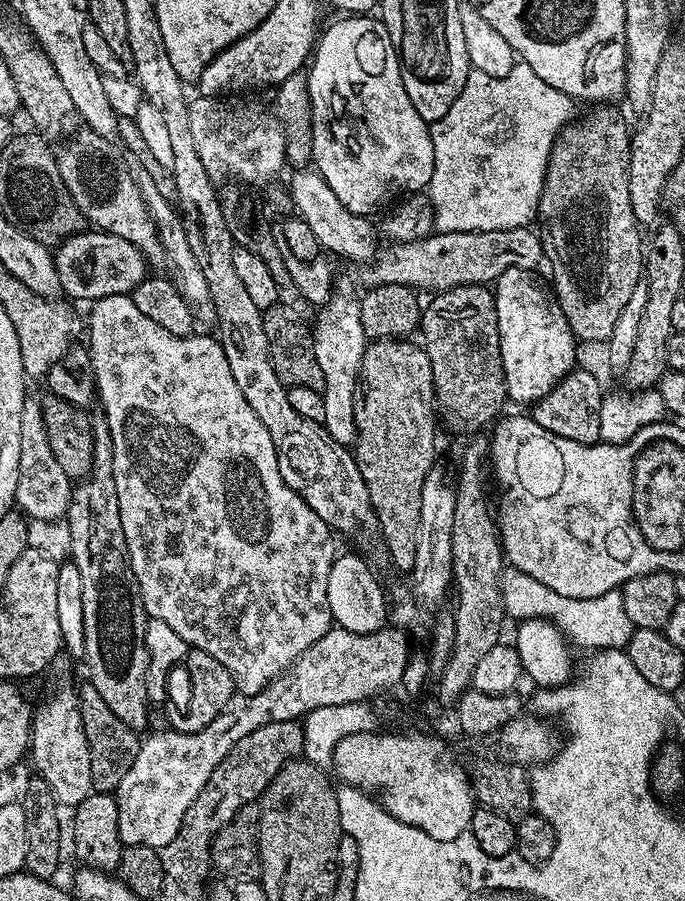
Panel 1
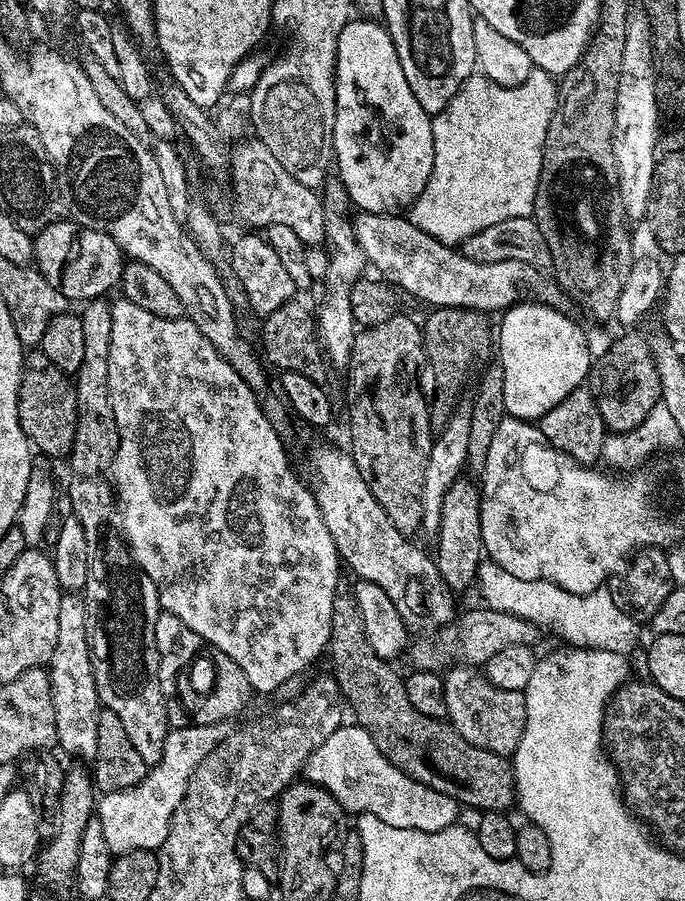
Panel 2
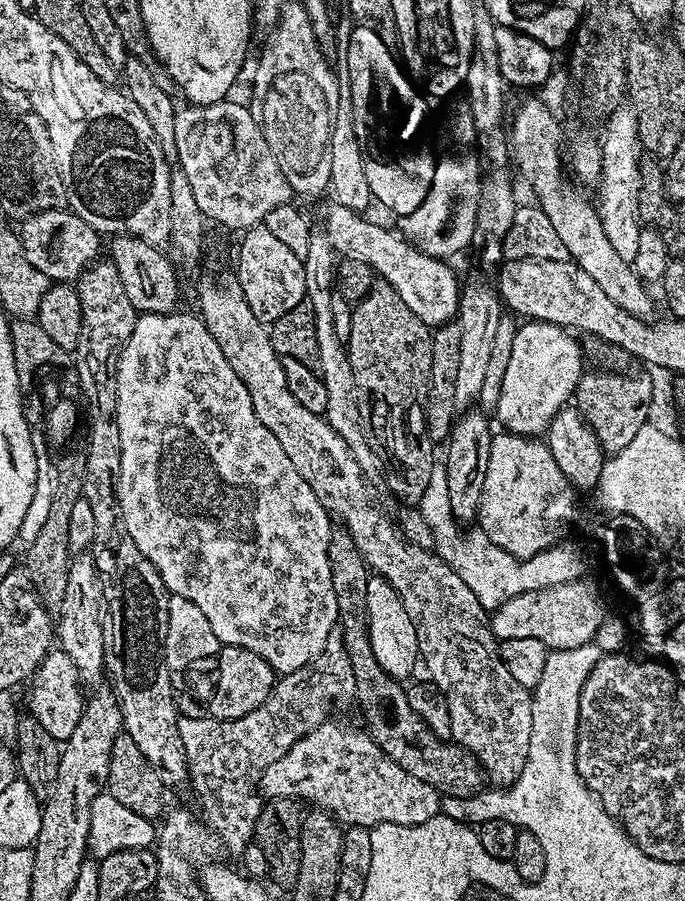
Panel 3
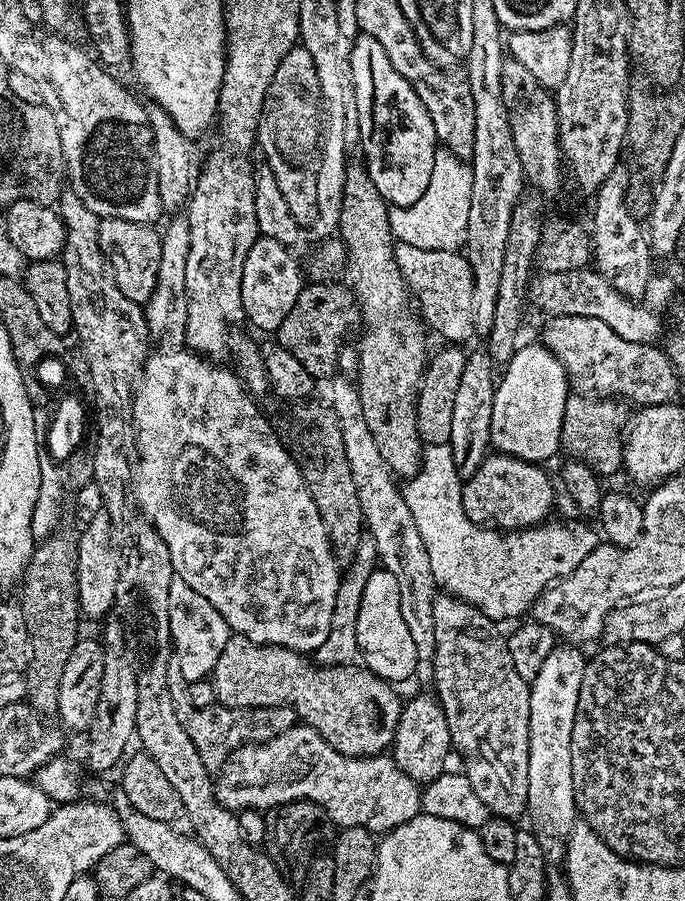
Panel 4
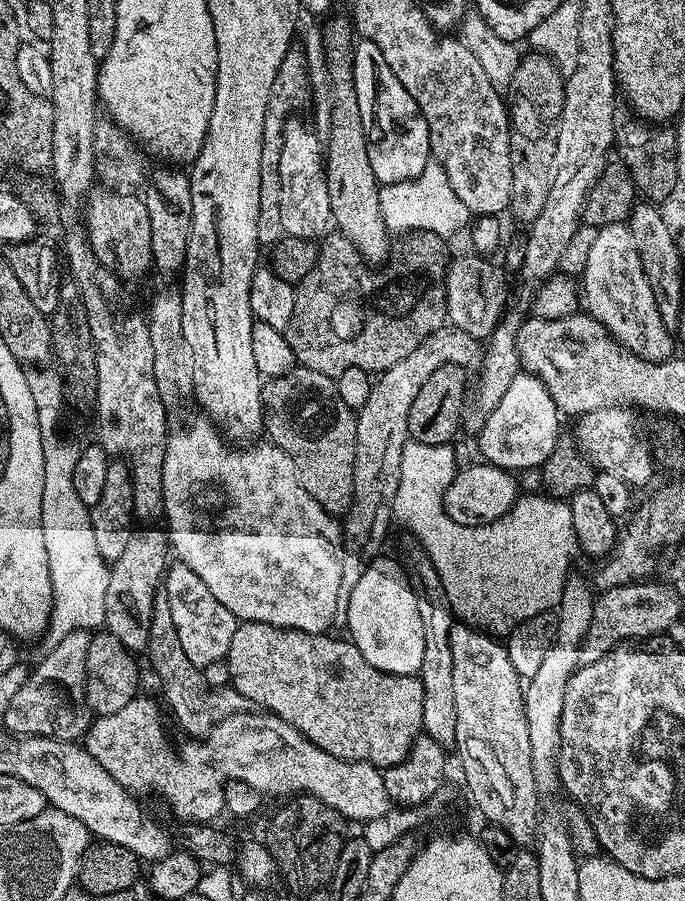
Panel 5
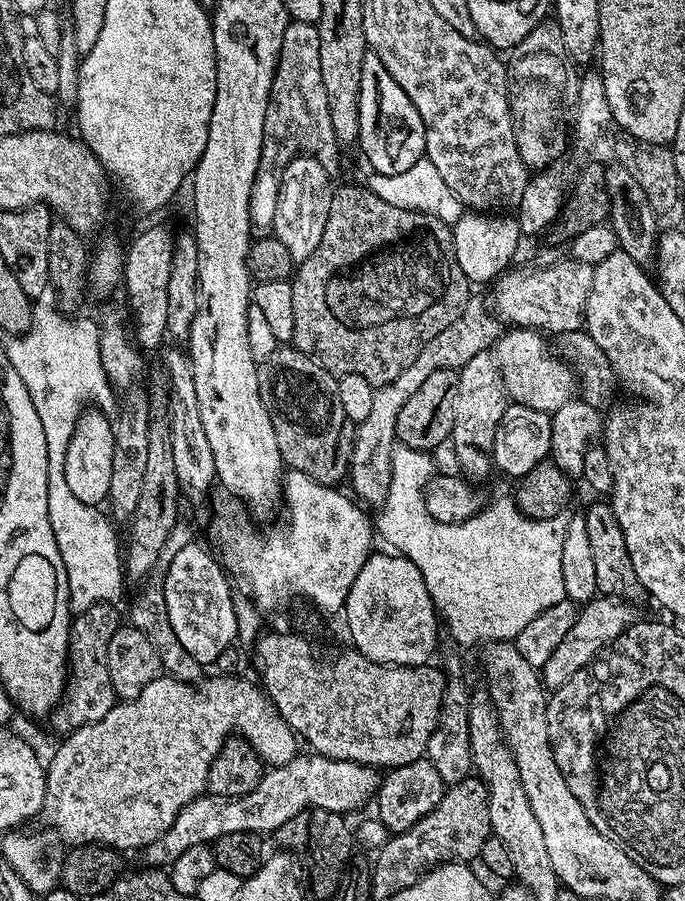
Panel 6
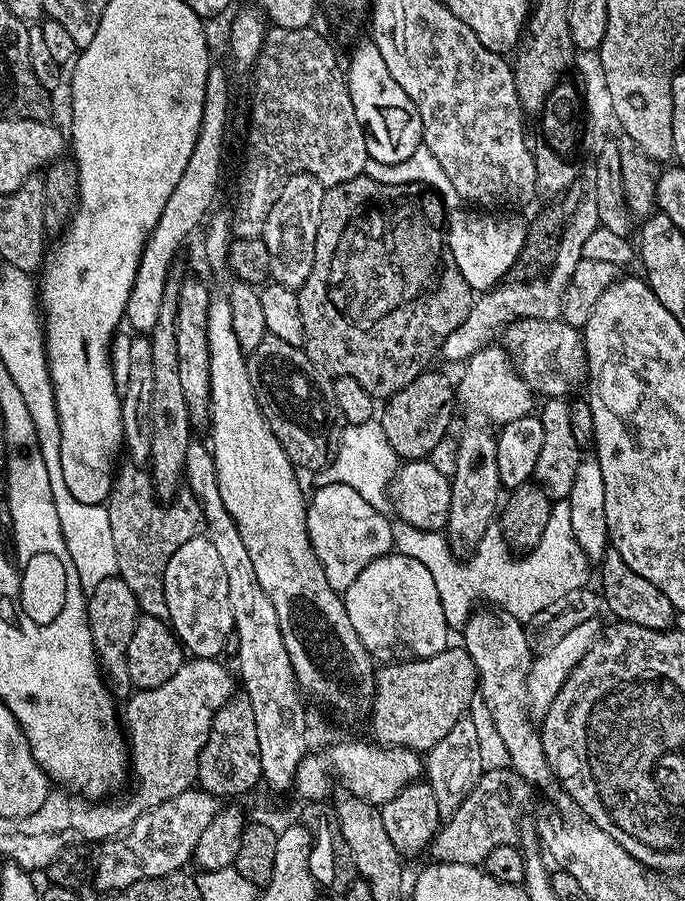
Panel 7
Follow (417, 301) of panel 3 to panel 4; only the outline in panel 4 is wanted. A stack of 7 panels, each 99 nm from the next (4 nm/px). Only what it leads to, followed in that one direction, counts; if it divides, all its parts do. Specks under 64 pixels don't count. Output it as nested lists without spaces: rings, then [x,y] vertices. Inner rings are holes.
[[[397,241],[395,261],[403,274],[404,283],[417,302],[425,325],[448,339],[452,344],[464,344],[475,335],[473,322],[473,272],[461,251],[423,250],[422,247]]]

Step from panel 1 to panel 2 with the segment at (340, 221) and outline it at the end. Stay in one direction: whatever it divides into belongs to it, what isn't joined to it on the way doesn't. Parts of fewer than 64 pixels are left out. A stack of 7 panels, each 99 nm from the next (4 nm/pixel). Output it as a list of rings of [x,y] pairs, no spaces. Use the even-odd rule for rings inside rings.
[[[360,212],[357,217],[351,221],[352,229],[365,261],[432,308],[473,308],[485,314],[500,314],[521,299],[523,288],[536,284],[537,269],[528,264],[513,260],[474,262],[453,245],[438,242],[418,230],[407,215]]]

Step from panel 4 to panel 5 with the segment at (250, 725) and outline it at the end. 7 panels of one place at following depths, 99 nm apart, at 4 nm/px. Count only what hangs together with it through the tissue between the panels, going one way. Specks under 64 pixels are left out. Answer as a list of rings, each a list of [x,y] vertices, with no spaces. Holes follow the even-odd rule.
[[[163,594],[157,595],[152,611],[152,621],[148,630],[148,646],[146,657],[152,663],[156,676],[160,679],[160,688],[176,715],[176,720],[192,738],[203,738],[216,727],[218,722],[230,718],[235,712],[243,712],[249,707],[250,701],[245,696],[237,696],[230,687],[207,688],[202,686],[201,669],[195,668],[186,658],[182,650],[182,642],[178,642],[178,630],[174,630],[174,618],[170,618],[168,599]]]

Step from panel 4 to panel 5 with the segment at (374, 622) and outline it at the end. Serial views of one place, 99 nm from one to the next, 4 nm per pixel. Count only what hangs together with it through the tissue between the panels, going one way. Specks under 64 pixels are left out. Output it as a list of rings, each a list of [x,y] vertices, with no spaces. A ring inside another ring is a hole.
[[[384,559],[372,560],[370,566],[366,566],[366,574],[362,574],[354,590],[350,590],[347,635],[370,666],[386,674],[416,676],[426,647],[421,615],[403,563],[399,559]]]

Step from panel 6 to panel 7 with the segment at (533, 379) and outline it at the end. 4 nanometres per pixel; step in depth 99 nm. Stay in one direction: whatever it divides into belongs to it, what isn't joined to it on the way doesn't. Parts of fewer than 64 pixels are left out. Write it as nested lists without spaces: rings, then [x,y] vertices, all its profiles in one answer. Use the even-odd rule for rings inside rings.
[[[489,346],[478,350],[463,365],[464,373],[461,374],[460,380],[458,376],[456,384],[456,398],[461,409],[465,408],[466,411],[489,420],[484,421],[489,425],[503,426],[514,422],[514,418],[533,415],[538,400],[530,386],[517,372],[512,357],[503,347],[496,347]]]

